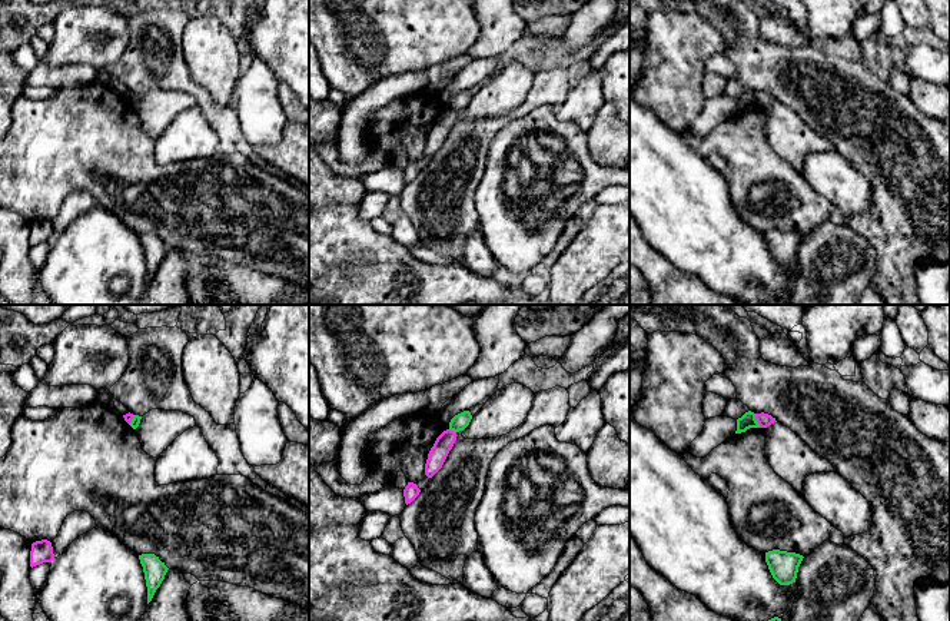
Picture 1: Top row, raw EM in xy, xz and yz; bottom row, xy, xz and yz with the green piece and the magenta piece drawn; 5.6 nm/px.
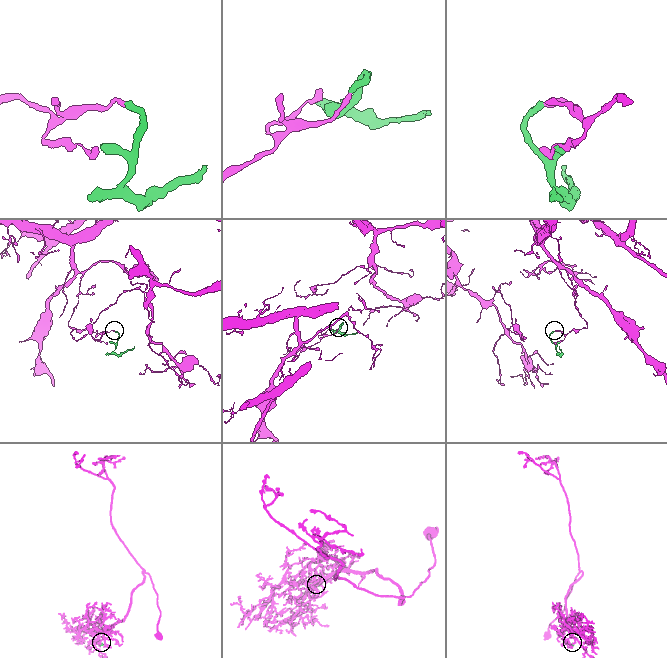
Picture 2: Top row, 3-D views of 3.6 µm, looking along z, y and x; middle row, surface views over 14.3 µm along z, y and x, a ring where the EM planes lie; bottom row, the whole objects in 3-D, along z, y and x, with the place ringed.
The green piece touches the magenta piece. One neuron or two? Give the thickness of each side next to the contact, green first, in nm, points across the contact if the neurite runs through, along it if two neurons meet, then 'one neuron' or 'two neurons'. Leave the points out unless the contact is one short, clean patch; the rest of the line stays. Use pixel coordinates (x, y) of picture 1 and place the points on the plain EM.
90/80 nm | along yz (754, 93), (760, 106) | two neurons

